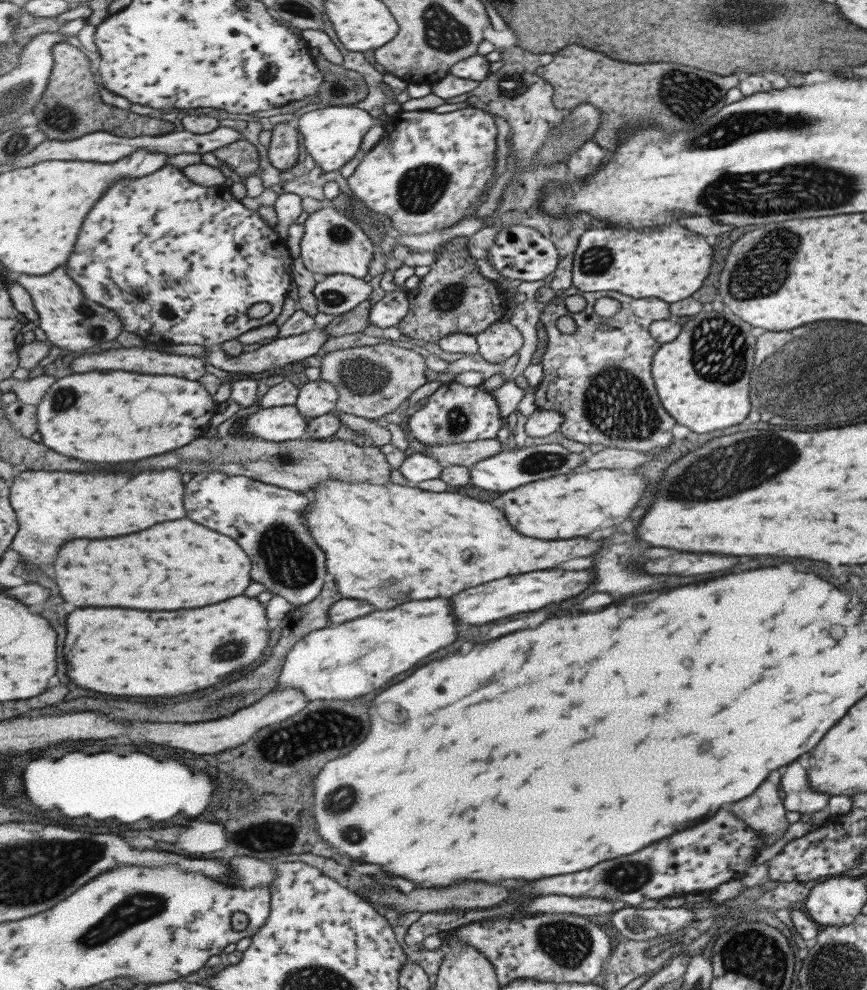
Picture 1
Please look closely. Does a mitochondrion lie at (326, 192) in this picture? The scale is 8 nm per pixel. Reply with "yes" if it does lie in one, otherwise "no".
no

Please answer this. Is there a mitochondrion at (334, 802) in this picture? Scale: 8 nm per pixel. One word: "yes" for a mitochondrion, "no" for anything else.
yes

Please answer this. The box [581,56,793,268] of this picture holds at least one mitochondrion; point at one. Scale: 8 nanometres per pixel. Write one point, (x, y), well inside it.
(688, 99)

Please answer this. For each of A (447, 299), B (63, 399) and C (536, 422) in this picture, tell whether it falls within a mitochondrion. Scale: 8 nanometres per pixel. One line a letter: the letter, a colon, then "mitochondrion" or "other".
A: mitochondrion
B: mitochondrion
C: other

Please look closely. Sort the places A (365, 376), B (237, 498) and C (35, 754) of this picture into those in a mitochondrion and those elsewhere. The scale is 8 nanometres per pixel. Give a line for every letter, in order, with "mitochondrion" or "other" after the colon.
A: mitochondrion
B: other
C: other

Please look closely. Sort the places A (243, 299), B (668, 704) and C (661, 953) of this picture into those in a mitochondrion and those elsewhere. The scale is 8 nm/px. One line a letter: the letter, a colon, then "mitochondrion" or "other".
A: other
B: mitochondrion
C: other

